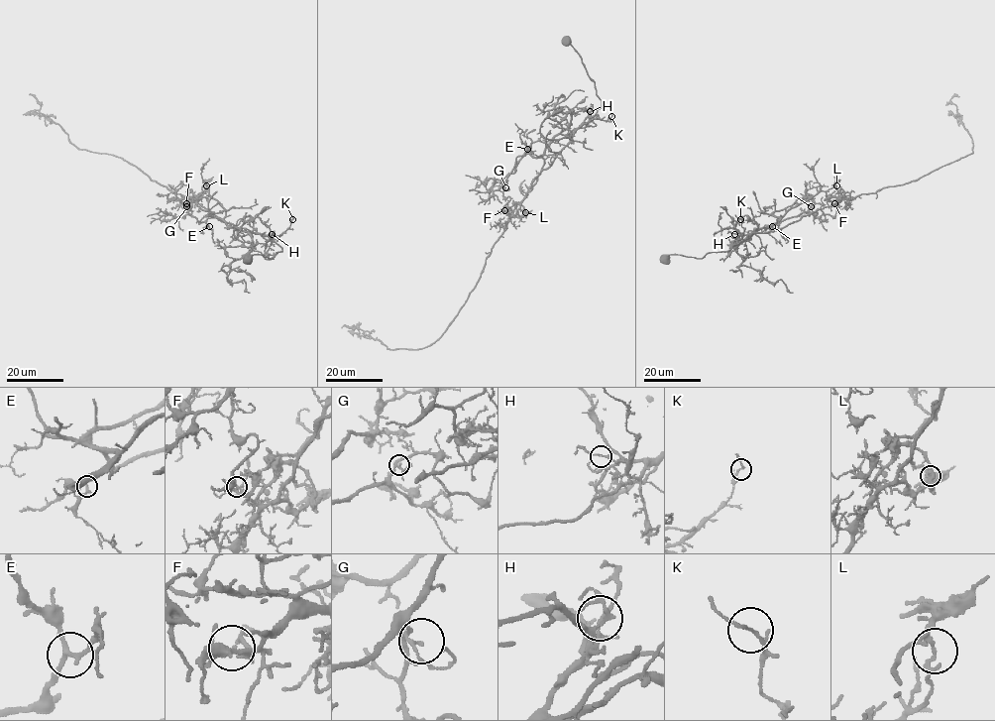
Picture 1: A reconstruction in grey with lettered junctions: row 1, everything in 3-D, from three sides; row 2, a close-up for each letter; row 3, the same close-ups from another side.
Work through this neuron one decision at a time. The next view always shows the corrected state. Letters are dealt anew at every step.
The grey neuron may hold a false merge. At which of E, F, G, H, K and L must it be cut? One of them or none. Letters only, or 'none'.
L

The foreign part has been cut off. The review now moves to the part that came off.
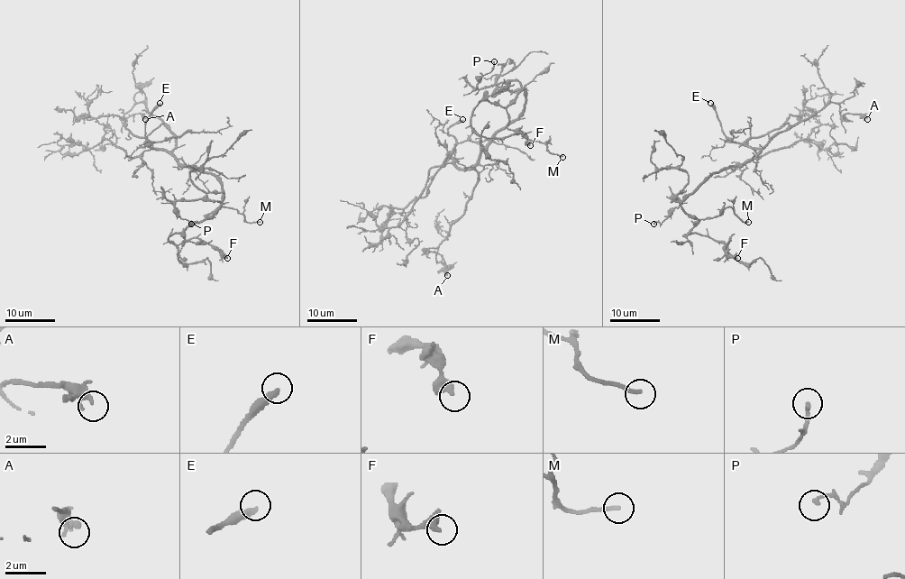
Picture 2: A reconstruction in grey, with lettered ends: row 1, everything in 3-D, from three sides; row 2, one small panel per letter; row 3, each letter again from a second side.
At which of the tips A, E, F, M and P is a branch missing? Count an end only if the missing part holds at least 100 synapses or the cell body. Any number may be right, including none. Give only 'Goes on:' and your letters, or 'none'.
Goes on: E

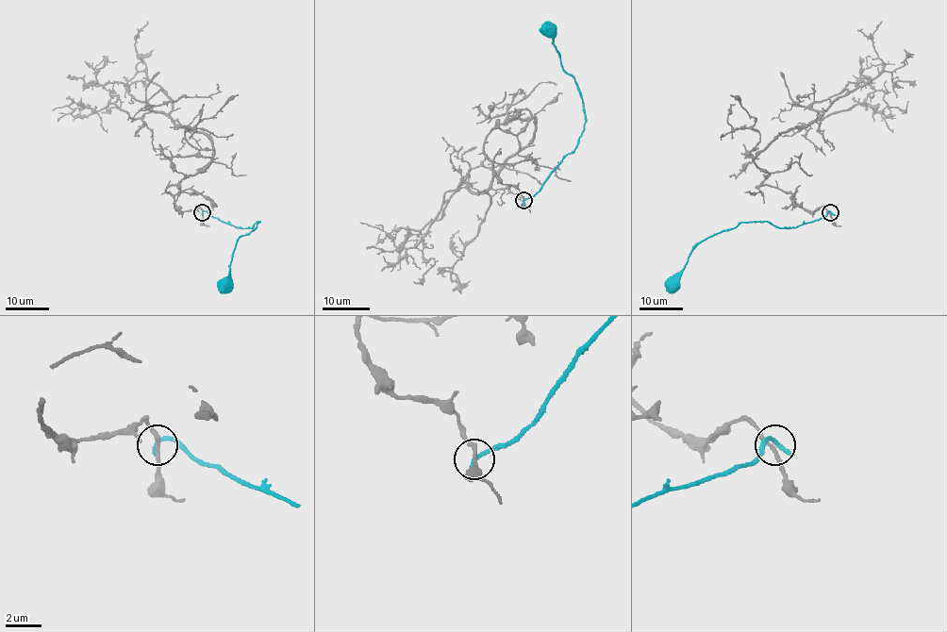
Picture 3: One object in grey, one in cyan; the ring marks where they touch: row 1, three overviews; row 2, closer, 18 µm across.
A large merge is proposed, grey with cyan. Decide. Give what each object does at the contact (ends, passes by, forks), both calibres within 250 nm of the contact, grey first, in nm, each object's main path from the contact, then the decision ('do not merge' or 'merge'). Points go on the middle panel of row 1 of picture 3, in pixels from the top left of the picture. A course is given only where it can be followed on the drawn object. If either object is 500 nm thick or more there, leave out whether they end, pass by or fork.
grey passes by | cyan ends | 190/300 nm | grey via (523, 200), (484, 143), (532, 118), (535, 137), (492, 182), (446, 191), (412, 247), (360, 223) | cyan via (523, 200), (539, 190), (583, 132), (586, 111), (577, 83), (563, 68), (553, 28), (546, 28) | do not merge

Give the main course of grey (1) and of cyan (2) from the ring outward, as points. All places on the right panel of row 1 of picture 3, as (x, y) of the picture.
1: (830, 213), (806, 210), (762, 183), (769, 174), (754, 159), (818, 113), (874, 108), (858, 102), (850, 109)
2: (830, 213), (796, 227), (741, 222), (704, 239), (690, 253), (685, 266), (668, 283), (671, 286)

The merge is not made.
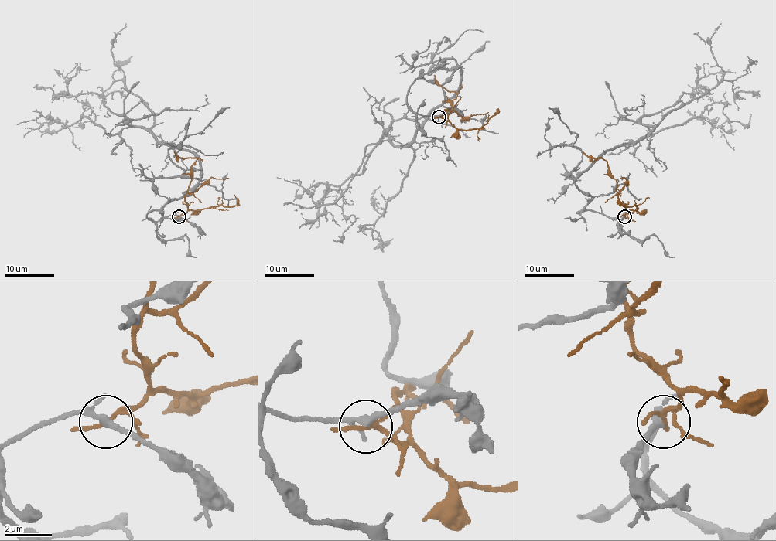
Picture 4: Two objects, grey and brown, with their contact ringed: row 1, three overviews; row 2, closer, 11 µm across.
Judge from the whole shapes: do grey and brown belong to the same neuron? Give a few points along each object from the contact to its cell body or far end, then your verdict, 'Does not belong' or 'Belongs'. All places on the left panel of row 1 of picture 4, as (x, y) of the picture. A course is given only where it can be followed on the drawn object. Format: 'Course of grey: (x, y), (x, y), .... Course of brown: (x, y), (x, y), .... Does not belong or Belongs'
Course of grey: (178, 216), (147, 217), (198, 182), (200, 161), (191, 151), (146, 127), (109, 134), (87, 117), (17, 124). Course of brown: (178, 216), (187, 211), (185, 200), (191, 168), (197, 160), (194, 158), (178, 158), (173, 151). Does not belong

